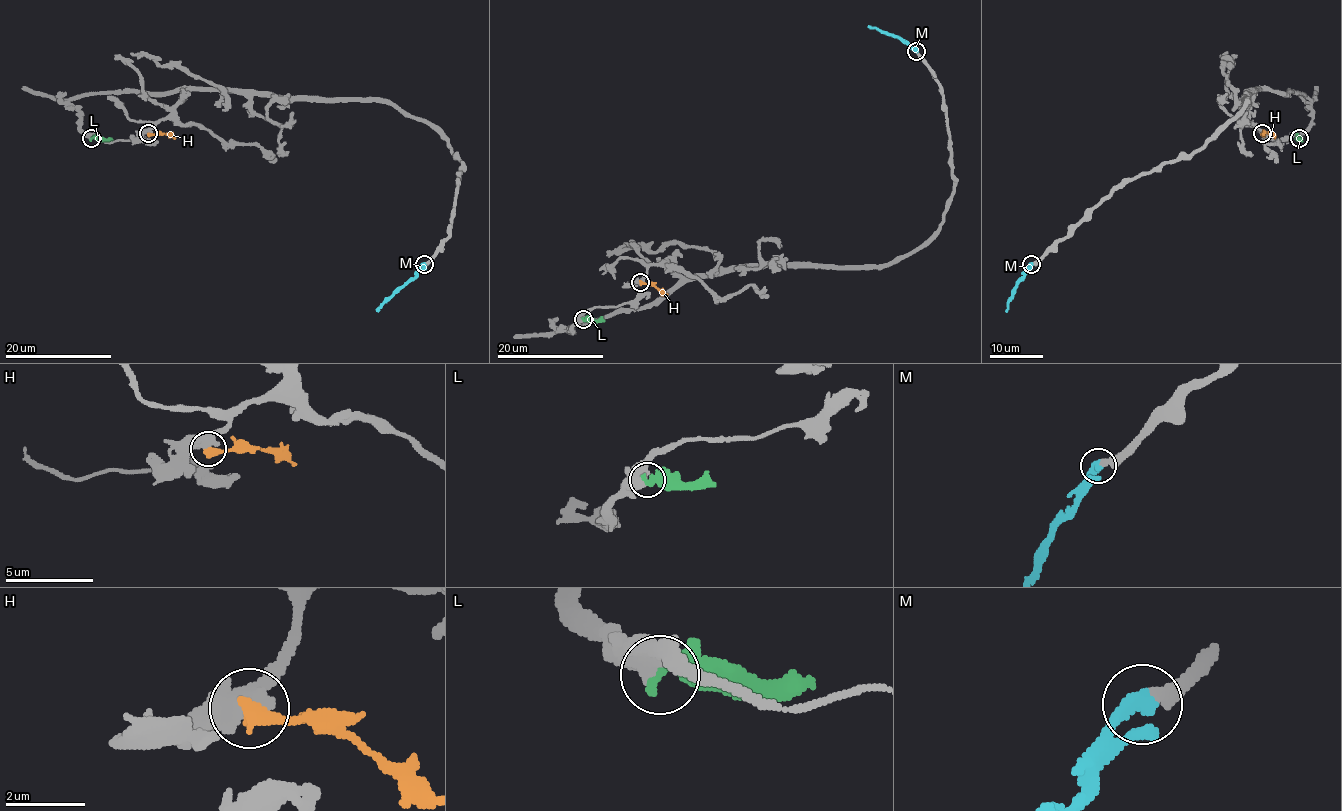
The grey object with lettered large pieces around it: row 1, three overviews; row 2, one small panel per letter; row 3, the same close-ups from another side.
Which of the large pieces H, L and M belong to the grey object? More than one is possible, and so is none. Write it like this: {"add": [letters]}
{"add": ["M"]}

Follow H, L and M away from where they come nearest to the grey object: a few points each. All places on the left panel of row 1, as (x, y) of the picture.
H: (148, 133), (169, 133), (175, 138)
L: (91, 138), (112, 140)
M: (423, 265), (377, 311)

